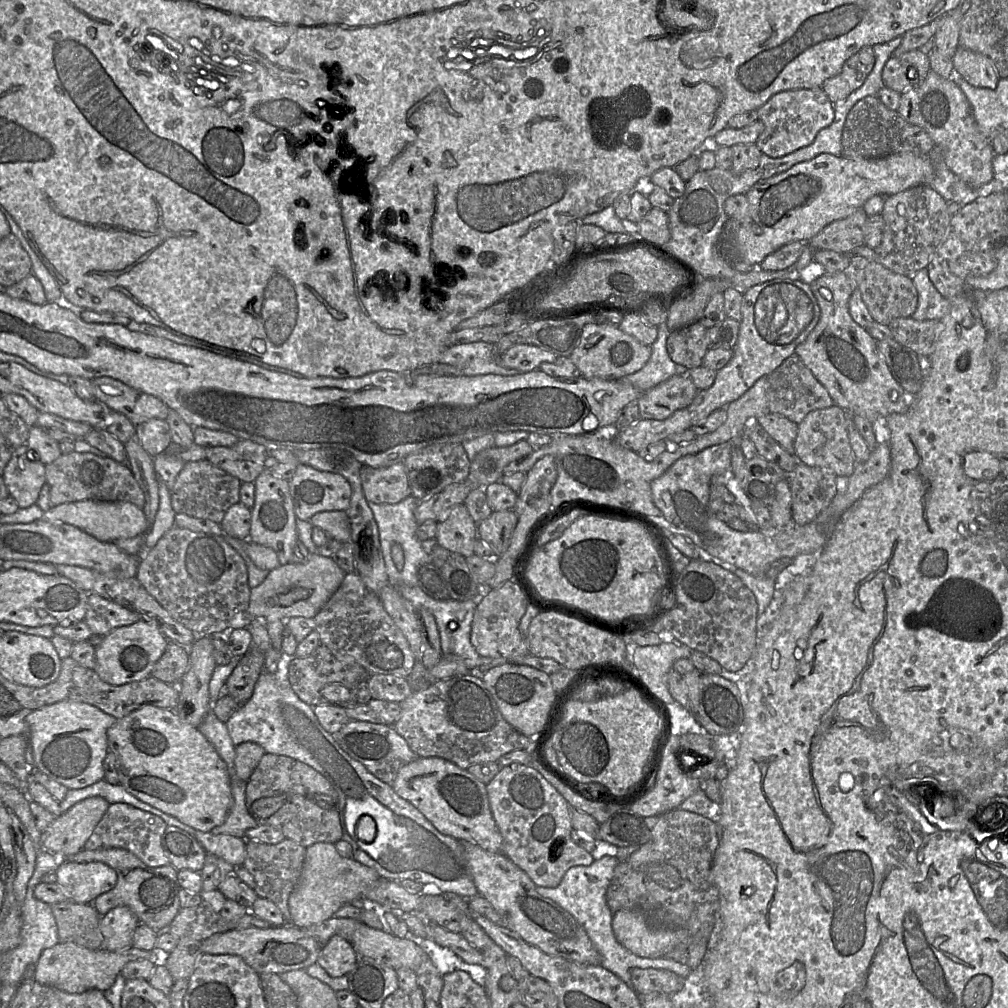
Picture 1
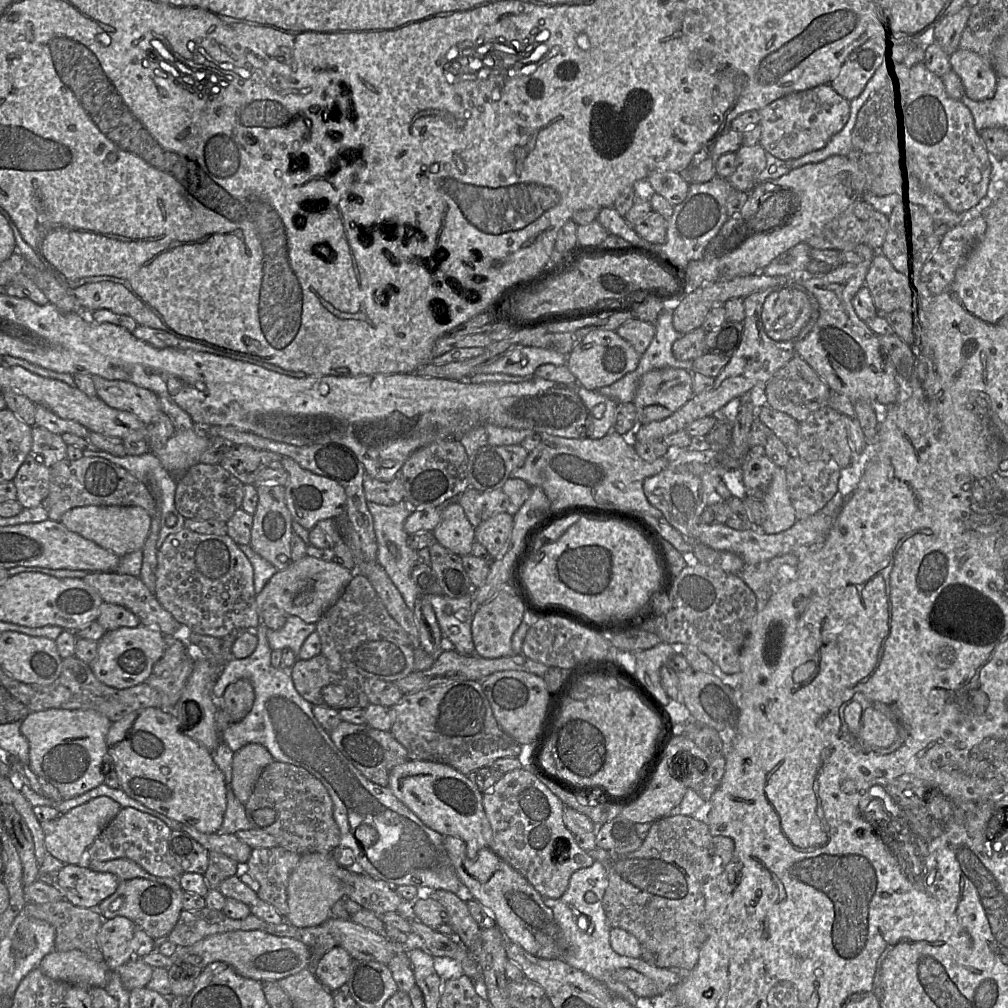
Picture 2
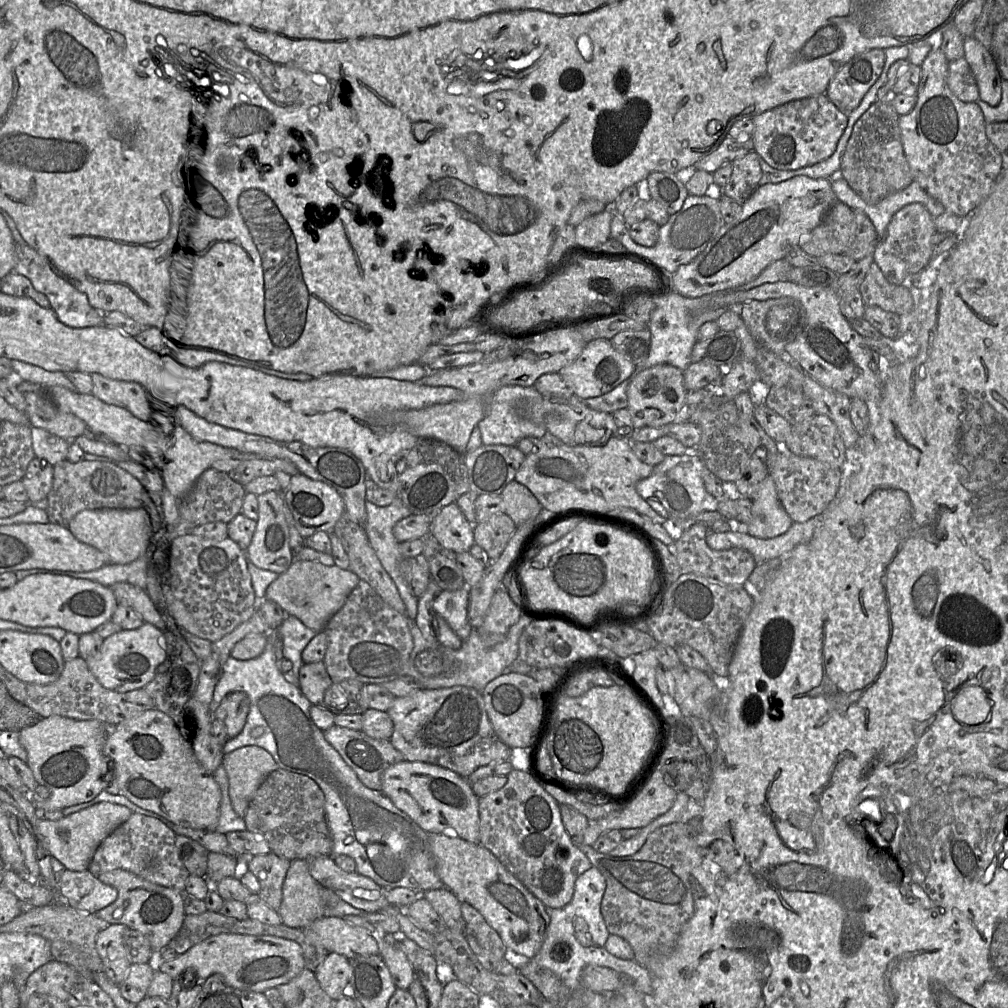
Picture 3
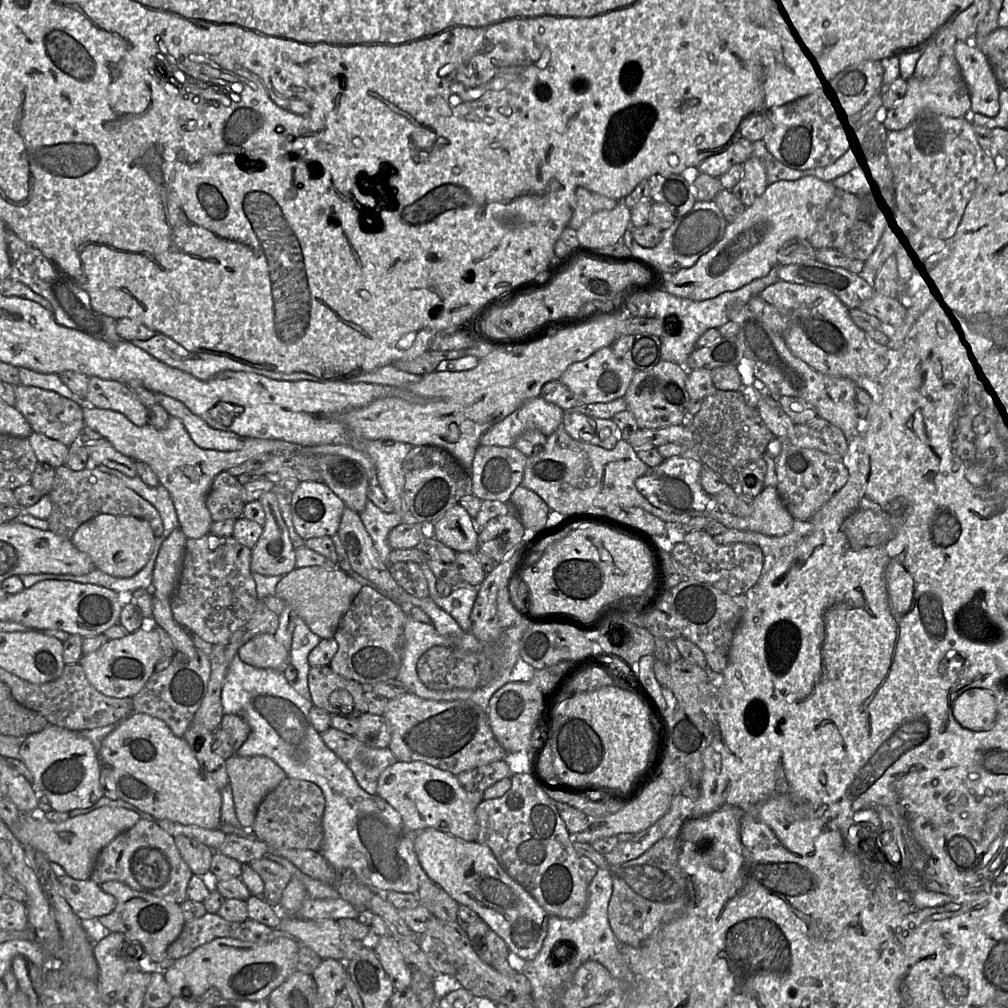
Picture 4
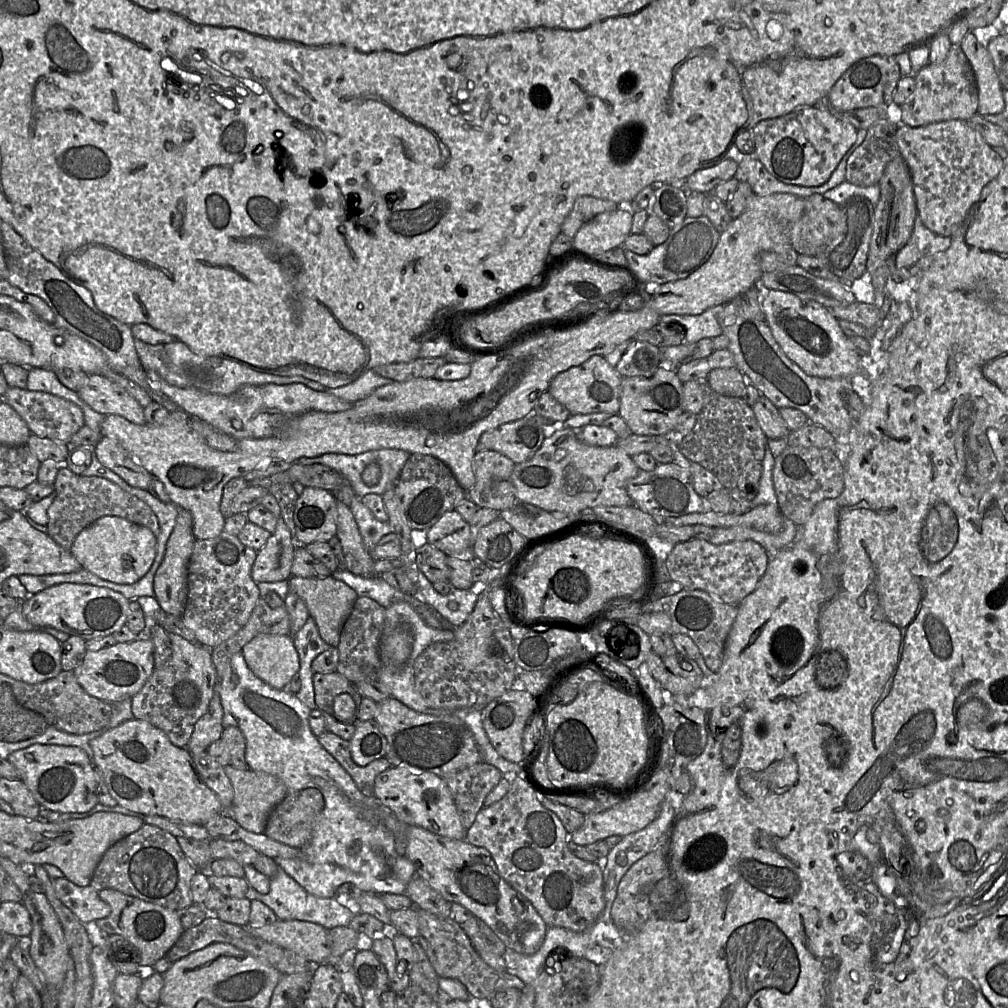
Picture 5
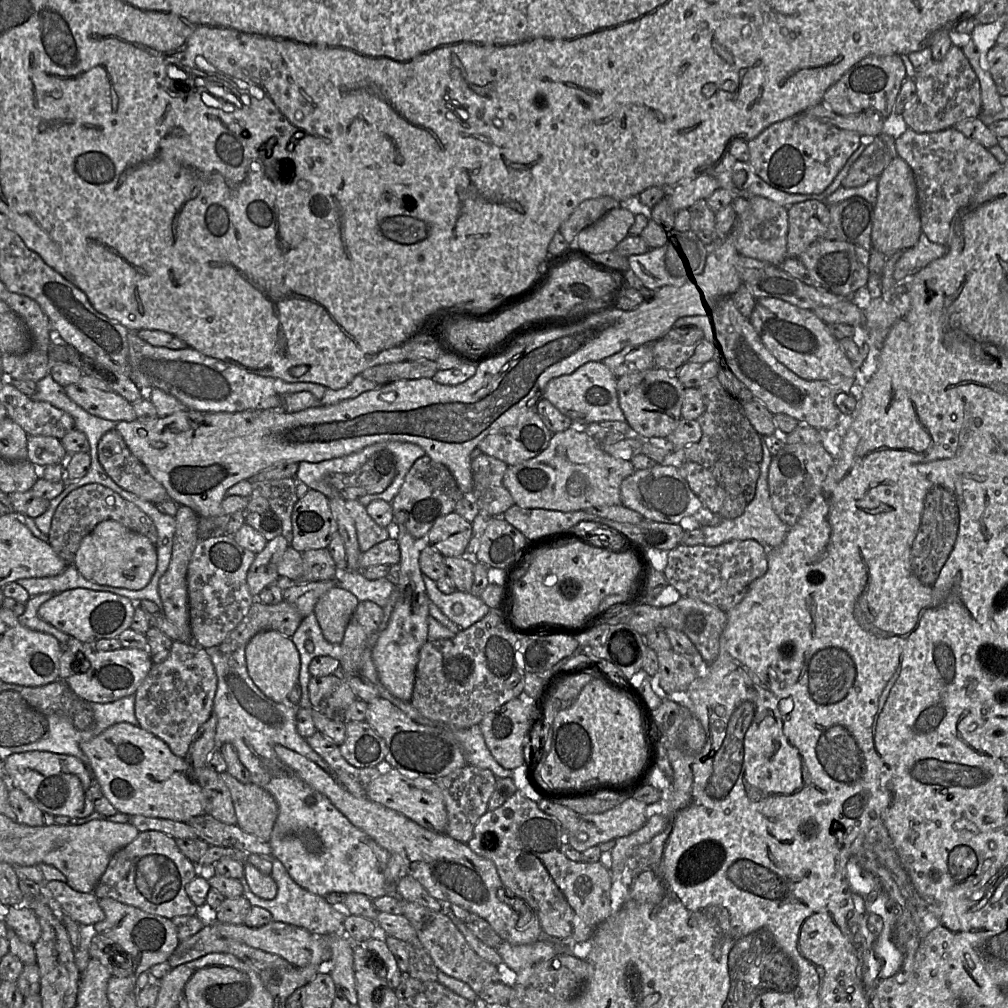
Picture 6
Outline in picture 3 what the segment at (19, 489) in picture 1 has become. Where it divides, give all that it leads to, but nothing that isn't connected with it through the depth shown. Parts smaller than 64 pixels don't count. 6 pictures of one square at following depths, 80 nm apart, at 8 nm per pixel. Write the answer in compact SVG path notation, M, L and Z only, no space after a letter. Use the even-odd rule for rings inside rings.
M35 457L29 463L22 483L28 495L28 503L38 502L47 497L52 481L53 466L44 459Z

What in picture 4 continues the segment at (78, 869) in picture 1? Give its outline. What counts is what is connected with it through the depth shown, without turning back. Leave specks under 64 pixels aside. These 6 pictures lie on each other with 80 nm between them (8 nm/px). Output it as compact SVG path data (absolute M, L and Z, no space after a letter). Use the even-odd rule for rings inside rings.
M65 874L59 879L61 894L73 912L81 919L88 920L109 914L116 906L115 898L102 891L101 887L91 879L76 880Z

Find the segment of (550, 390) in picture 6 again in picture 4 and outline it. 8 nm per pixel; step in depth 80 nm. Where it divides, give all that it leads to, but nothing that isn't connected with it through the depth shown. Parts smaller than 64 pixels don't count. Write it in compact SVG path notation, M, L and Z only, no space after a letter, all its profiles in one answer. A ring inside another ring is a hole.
M603 347L587 359L571 364L559 380L572 391L581 403L605 403L624 397L635 372L630 365L614 355L612 347Z

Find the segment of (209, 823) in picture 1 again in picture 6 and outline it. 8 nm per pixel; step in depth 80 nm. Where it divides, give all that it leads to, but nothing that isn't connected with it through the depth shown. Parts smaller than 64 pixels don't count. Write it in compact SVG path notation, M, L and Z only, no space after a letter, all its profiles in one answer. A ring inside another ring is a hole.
M129 723L115 724L97 737L82 742L80 748L90 761L90 772L94 781L100 785L104 797L119 813L184 823L206 814L205 796L195 781L195 771L190 770L185 758L173 754L164 741L140 726Z

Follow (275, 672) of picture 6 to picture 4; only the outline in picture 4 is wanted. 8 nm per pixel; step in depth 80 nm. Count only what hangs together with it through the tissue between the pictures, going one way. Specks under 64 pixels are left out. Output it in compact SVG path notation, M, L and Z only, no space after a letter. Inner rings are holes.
M268 633L251 638L238 649L237 655L244 663L256 668L284 672L290 664L289 651Z

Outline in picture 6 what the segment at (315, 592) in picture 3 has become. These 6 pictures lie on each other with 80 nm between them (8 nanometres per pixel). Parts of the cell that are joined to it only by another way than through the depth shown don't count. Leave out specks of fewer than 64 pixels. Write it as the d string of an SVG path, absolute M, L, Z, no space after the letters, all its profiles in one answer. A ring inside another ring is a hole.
M338 585L332 587L318 600L314 614L328 642L341 644L358 603L355 595Z

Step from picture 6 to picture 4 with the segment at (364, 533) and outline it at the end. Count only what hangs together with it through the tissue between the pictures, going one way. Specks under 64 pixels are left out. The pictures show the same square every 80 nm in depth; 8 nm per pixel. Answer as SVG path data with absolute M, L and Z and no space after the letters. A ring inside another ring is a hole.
M369 500L366 502L364 510L359 513L359 517L372 539L380 559L389 565L388 559L392 549L388 544L387 537L394 527L403 523L403 519L394 511L383 512Z

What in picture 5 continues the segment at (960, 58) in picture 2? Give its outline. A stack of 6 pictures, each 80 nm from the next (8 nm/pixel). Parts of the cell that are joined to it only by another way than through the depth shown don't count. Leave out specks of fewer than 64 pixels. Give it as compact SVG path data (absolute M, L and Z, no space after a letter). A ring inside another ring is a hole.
M969 31L959 45L973 69L978 87L978 114L999 114L1005 108L1003 88L991 55Z

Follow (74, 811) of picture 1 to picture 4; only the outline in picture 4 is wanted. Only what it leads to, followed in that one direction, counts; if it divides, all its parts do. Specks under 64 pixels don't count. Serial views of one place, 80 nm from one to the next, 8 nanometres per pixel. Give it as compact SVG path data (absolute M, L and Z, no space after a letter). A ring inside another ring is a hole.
M103 806L62 822L52 822L38 816L35 811L31 814L20 812L18 837L14 836L24 848L42 852L49 861L60 864L66 874L76 880L90 879L101 850L141 819L131 810L110 806Z

